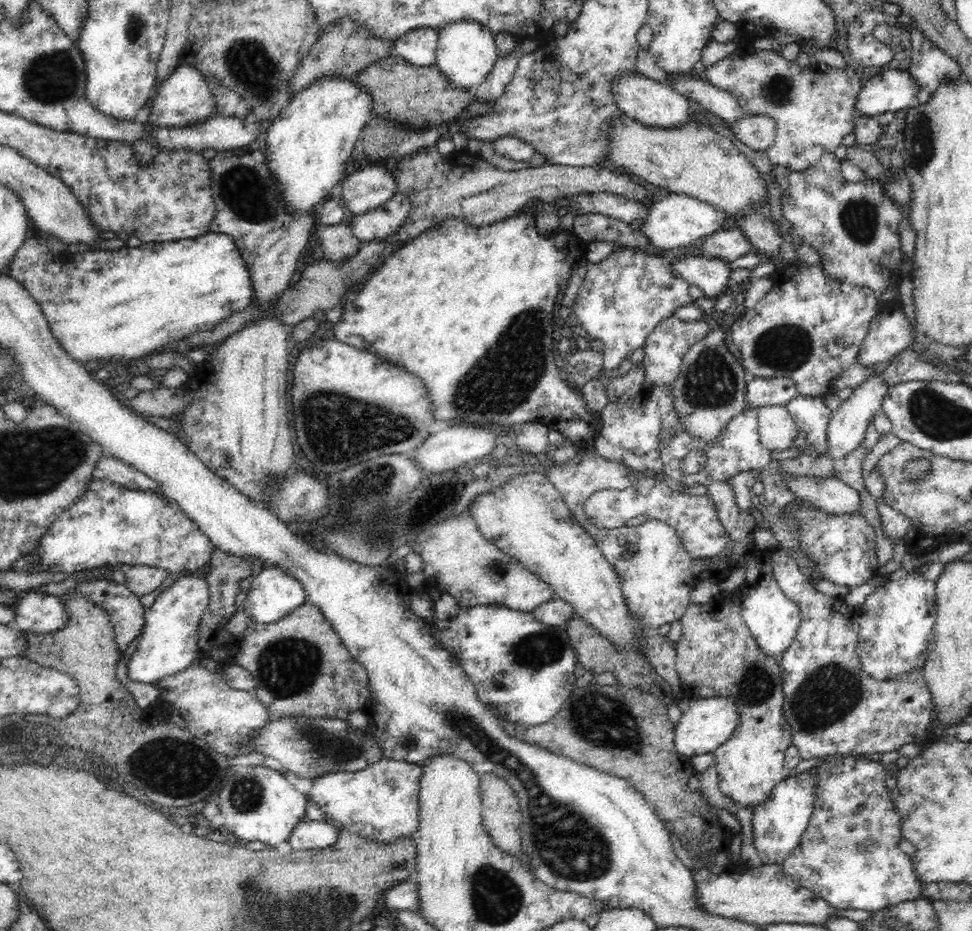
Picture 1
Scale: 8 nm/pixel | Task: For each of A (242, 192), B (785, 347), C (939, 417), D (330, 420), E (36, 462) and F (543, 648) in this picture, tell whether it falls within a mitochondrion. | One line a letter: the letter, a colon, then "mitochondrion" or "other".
A: mitochondrion
B: mitochondrion
C: mitochondrion
D: mitochondrion
E: mitochondrion
F: mitochondrion

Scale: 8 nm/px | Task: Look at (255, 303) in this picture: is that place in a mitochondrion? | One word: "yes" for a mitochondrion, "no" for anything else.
no

